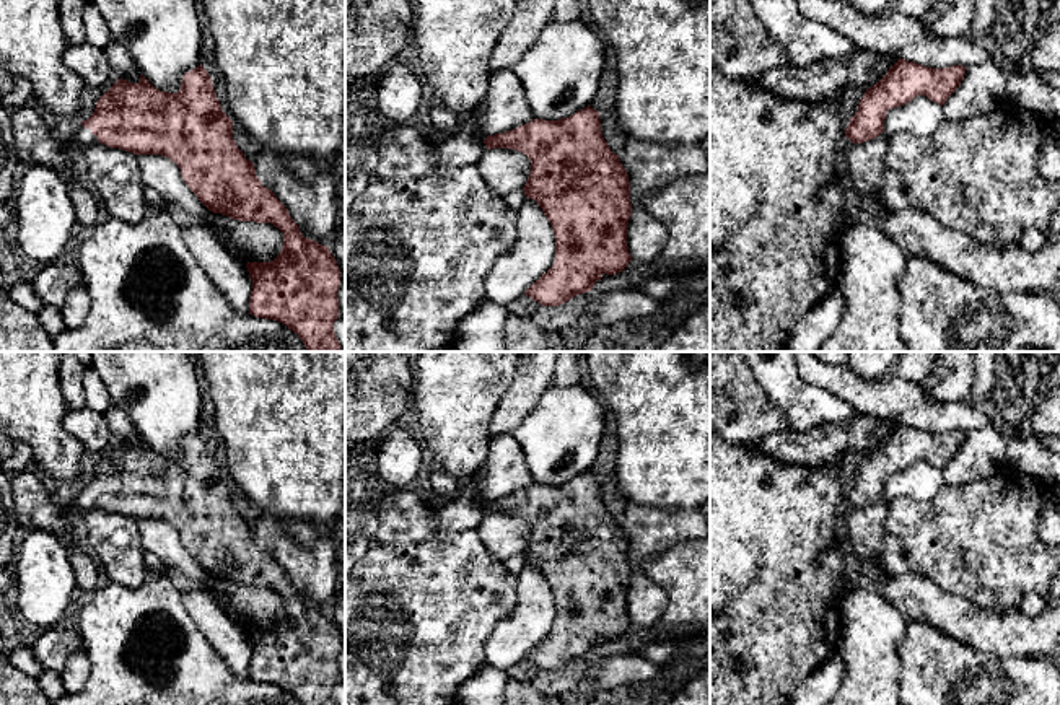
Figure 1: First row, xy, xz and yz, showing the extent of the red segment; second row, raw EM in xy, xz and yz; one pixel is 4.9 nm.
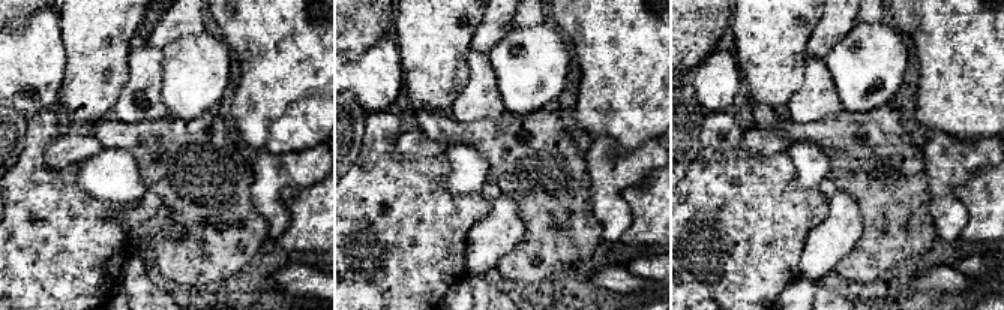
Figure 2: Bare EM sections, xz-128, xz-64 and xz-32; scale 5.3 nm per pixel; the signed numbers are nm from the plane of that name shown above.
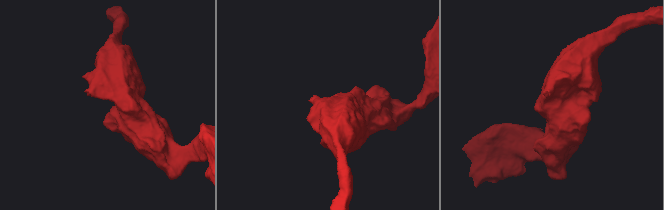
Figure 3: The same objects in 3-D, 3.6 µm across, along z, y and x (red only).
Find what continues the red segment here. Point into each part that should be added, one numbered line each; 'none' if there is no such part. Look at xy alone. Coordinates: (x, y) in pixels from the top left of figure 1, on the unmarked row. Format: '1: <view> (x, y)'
1: xy (82, 500)

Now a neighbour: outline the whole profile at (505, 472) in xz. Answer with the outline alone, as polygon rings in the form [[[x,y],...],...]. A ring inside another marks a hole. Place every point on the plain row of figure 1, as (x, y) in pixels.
[[[511,433],[490,440],[487,461],[472,479],[479,482],[488,500],[518,493],[536,484],[523,449]]]

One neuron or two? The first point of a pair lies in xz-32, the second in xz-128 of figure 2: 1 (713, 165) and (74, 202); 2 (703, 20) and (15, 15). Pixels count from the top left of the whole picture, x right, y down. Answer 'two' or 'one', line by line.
1: one
2: one

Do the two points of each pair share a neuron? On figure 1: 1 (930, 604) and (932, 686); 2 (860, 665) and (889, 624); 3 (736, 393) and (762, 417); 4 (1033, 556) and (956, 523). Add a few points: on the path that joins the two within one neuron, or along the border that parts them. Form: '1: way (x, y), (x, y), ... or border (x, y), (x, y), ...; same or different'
1: border (909, 617), (925, 621), (964, 643); different
2: way (870, 655), (870, 643), (880, 634); same
3: way (743, 399), (756, 412); same
4: way (1013, 556), (994, 556), (976, 541); same

